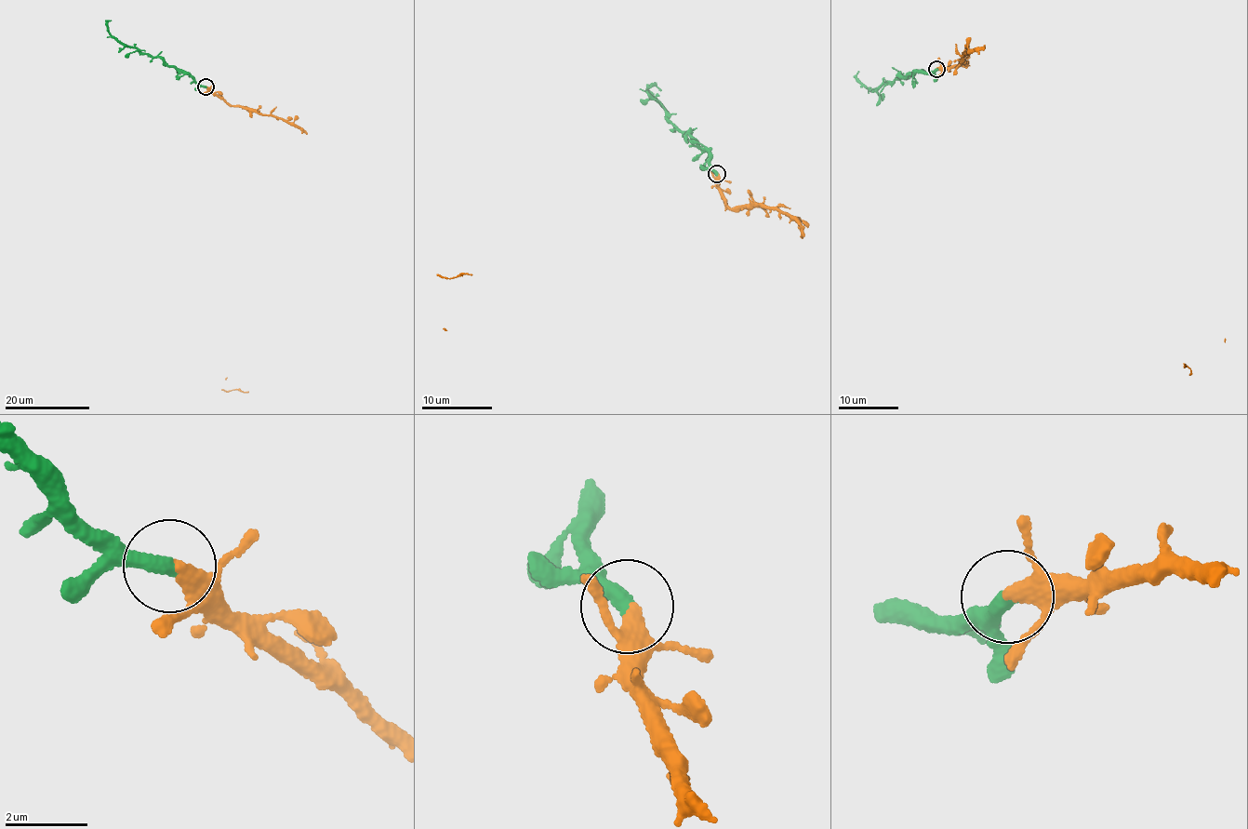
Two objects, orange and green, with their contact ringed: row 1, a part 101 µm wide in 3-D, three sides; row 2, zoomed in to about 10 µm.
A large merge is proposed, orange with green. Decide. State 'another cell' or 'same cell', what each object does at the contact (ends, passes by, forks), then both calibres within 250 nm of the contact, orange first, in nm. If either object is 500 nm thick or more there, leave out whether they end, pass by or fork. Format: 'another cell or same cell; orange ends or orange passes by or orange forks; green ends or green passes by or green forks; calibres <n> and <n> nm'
same cell; orange ends; green ends; calibres 400 and 420 nm

